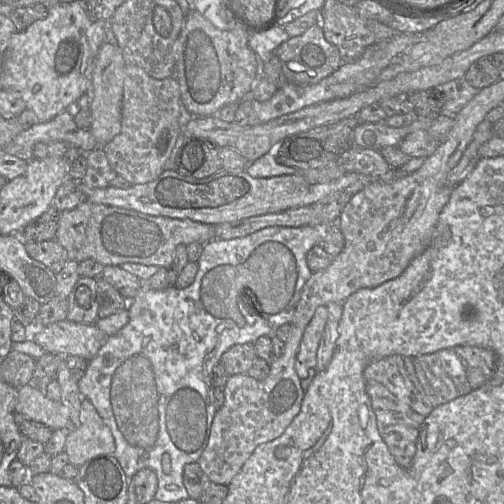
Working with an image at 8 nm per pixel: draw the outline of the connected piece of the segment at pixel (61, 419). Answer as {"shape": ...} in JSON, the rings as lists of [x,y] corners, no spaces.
{"shape":[[[31,385],[17,390],[15,411],[52,430],[71,428],[69,410],[60,401],[48,399],[40,390]]]}

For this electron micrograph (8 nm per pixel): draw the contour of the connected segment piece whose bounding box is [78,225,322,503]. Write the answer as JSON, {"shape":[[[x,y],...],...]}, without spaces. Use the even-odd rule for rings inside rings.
{"shape":[[[271,226],[258,230],[252,234],[244,237],[233,239],[213,239],[203,245],[202,254],[198,260],[198,271],[195,279],[191,285],[186,288],[178,289],[175,286],[169,286],[164,290],[153,290],[145,286],[142,282],[142,287],[131,301],[126,301],[124,297],[102,277],[96,279],[96,291],[98,302],[98,317],[105,318],[115,314],[121,310],[127,310],[129,315],[128,323],[120,329],[115,335],[108,336],[104,345],[100,348],[95,357],[88,362],[88,367],[82,379],[78,382],[79,390],[82,398],[88,399],[104,423],[110,428],[115,441],[114,457],[120,463],[122,469],[129,479],[131,479],[139,470],[143,468],[152,469],[158,479],[158,488],[155,494],[156,500],[163,502],[179,502],[189,498],[189,494],[183,483],[183,471],[185,465],[195,463],[200,458],[204,451],[210,431],[212,422],[216,411],[216,398],[214,397],[215,387],[212,384],[212,371],[215,365],[221,361],[221,357],[230,347],[236,344],[252,343],[261,336],[273,336],[276,330],[284,325],[290,324],[294,318],[296,307],[300,300],[302,289],[311,277],[312,271],[307,264],[307,253],[309,250],[321,244],[322,227],[316,226],[300,226],[300,227],[286,227],[286,226]],[[164,454],[170,456],[171,471],[164,472],[162,469],[162,457]]]}

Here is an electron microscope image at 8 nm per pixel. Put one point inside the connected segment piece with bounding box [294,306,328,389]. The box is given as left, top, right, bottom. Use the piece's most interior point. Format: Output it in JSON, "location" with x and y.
{"location":[305,364]}

